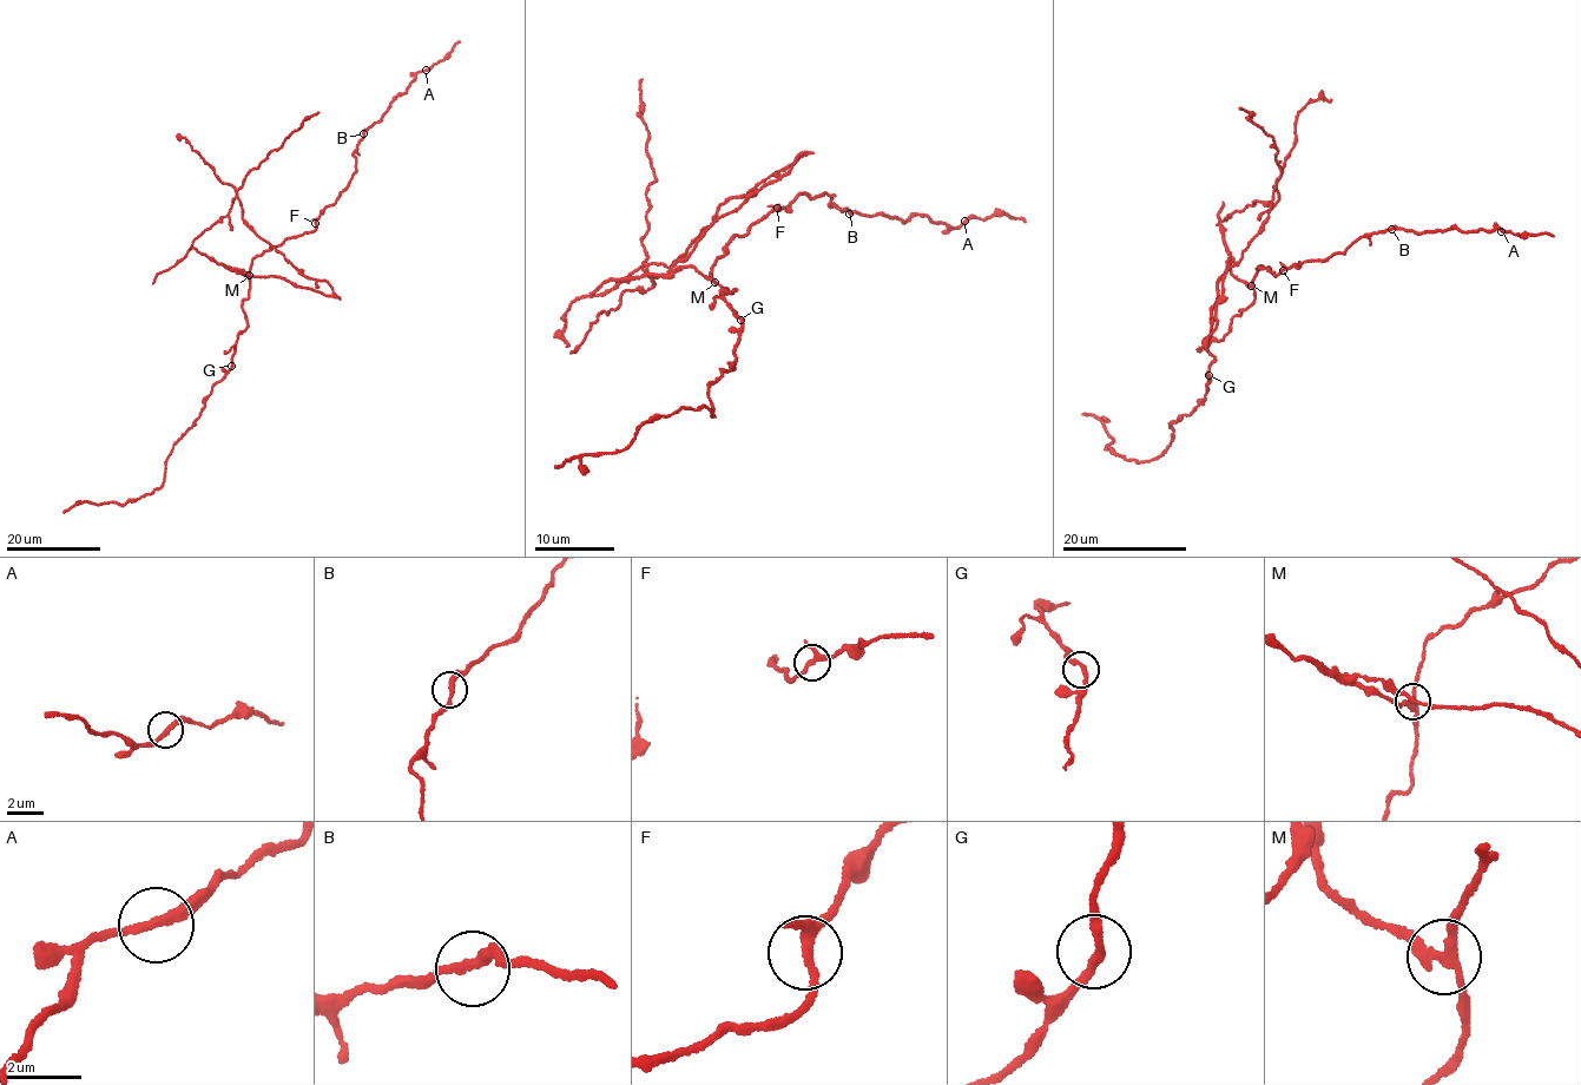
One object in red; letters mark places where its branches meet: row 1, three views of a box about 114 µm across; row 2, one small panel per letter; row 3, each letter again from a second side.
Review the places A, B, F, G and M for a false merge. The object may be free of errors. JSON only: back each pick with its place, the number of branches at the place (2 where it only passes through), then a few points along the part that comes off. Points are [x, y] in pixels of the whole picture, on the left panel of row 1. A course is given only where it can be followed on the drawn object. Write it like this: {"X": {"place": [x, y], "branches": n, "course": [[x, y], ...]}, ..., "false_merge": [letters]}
{"M": {"place": [249, 275], "branches": 3, "course": [[249, 275], [334, 296], [330, 284], [308, 278], [252, 230], [237, 196], [248, 173], [318, 112]]}, "false_merge": ["M"]}

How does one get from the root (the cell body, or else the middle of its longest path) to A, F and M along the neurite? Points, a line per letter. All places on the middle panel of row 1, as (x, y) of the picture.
A: (680, 267), (712, 280), (733, 236), (801, 192), (828, 192), (830, 205), (869, 216), (964, 221)
F: (680, 267), (692, 267), (712, 280), (713, 265), (725, 255), (733, 236), (749, 234), (756, 222), (777, 208)
M: (680, 267), (692, 267), (713, 282)

